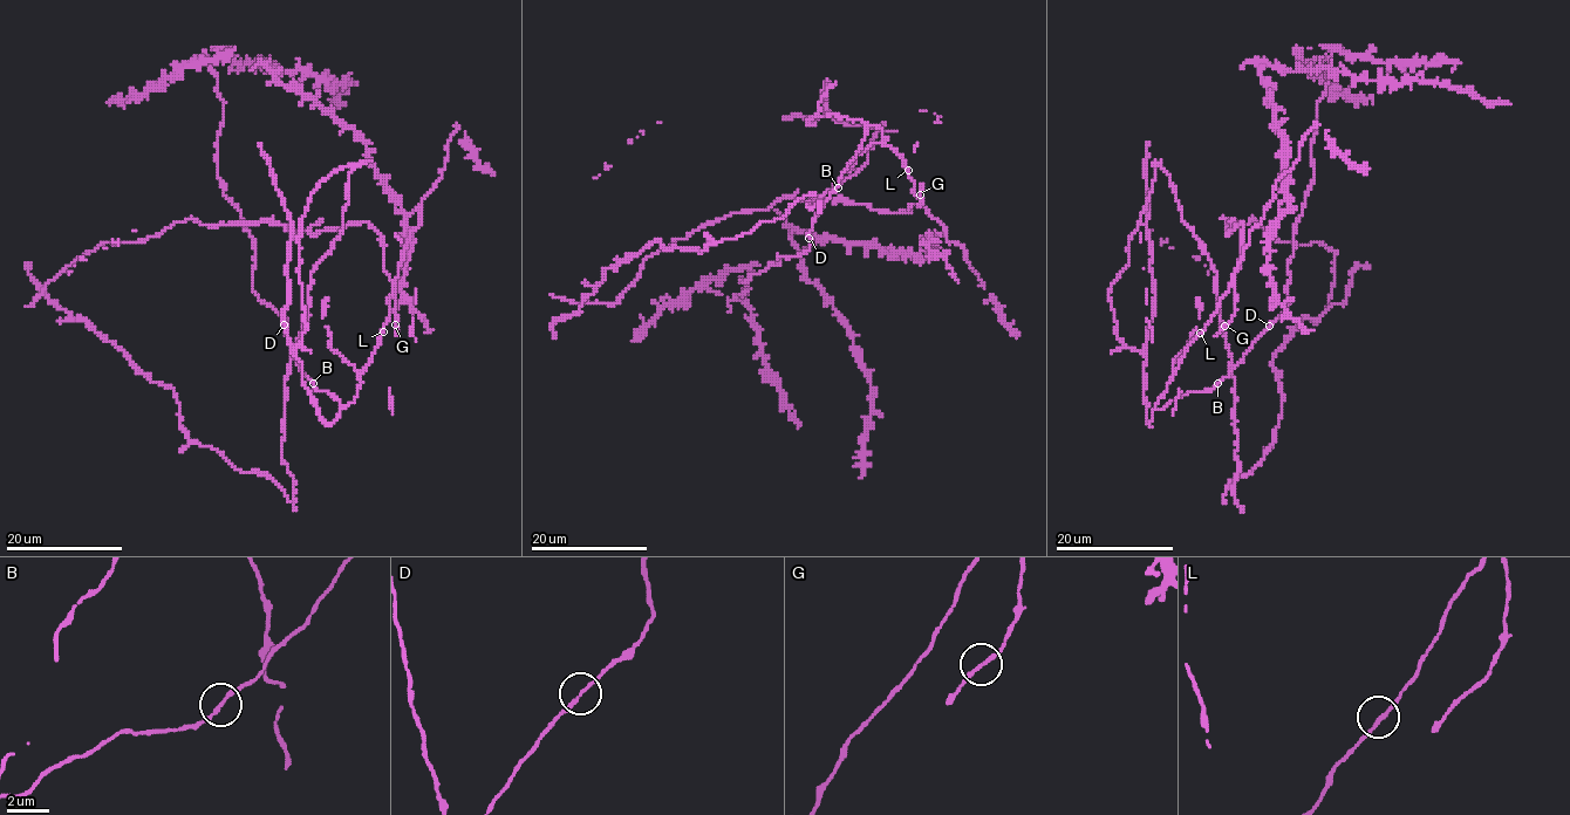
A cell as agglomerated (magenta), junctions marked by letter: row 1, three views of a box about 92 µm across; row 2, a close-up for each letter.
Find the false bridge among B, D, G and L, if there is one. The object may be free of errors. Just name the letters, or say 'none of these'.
none of these

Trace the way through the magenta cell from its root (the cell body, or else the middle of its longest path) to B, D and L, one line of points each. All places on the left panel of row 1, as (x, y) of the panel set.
B: (301, 285), (306, 330), (294, 355), (318, 415), (330, 424), (342, 406), (329, 391), (315, 390), (313, 383)
D: (301, 285), (306, 330), (294, 355), (318, 415), (330, 424), (342, 406), (306, 377), (284, 324)
L: (301, 285), (306, 330), (294, 355), (301, 383), (327, 424), (356, 396), (360, 376), (383, 331)

